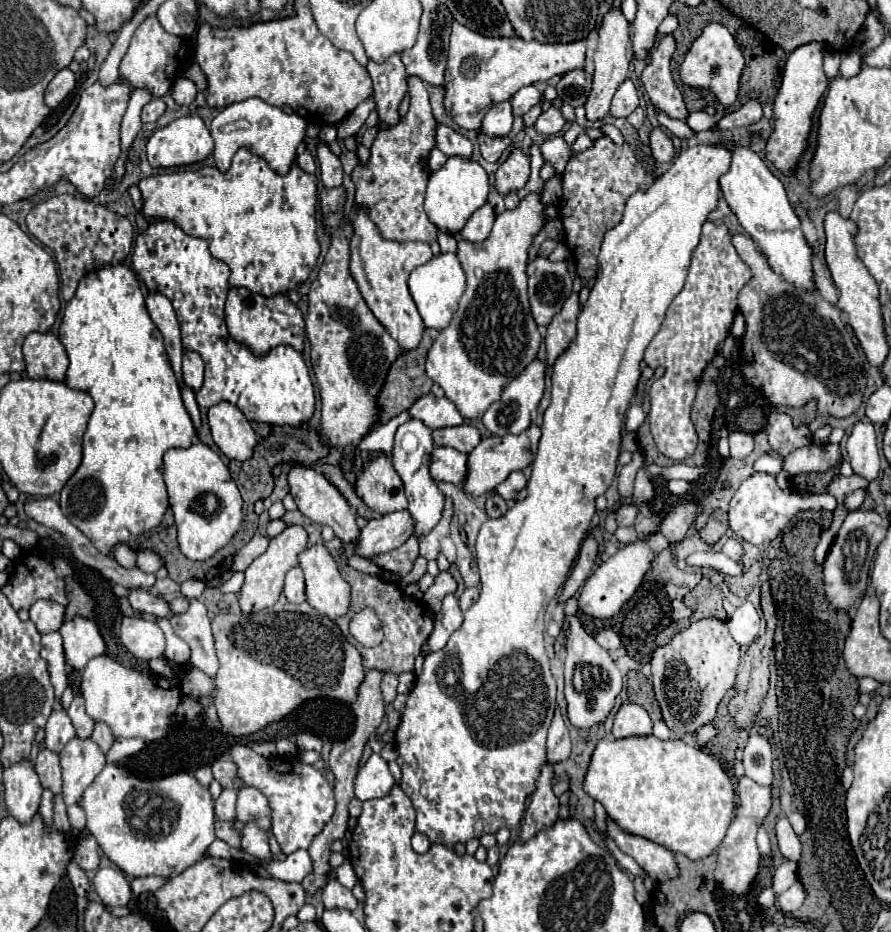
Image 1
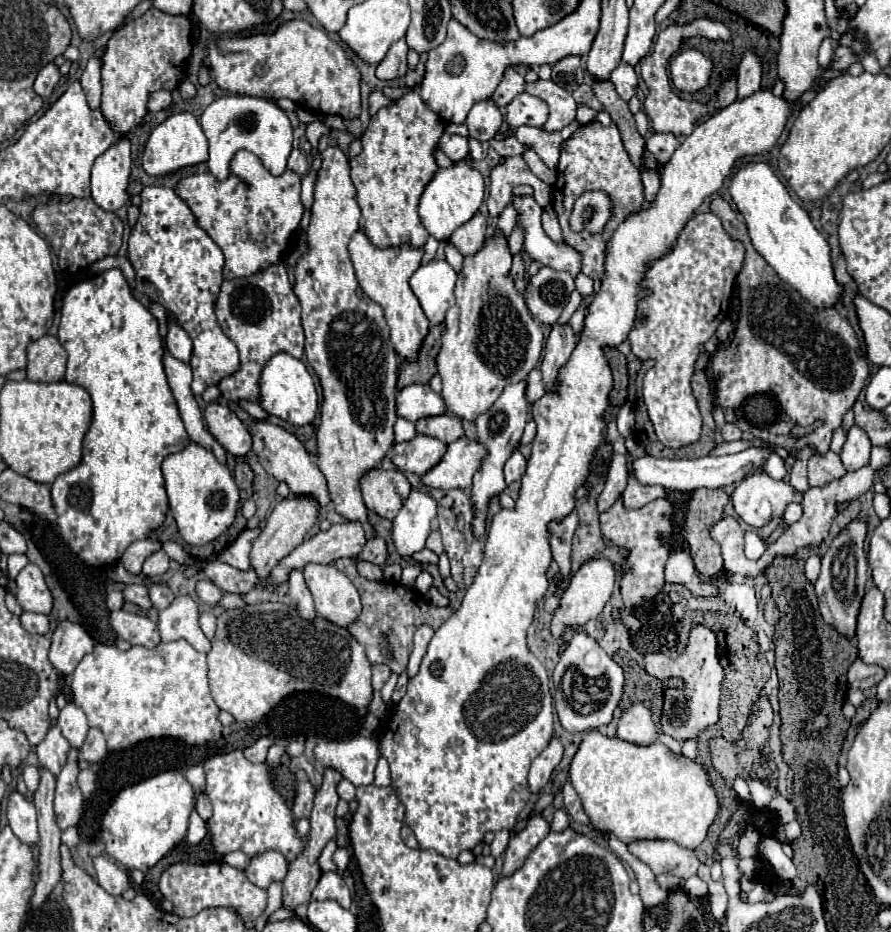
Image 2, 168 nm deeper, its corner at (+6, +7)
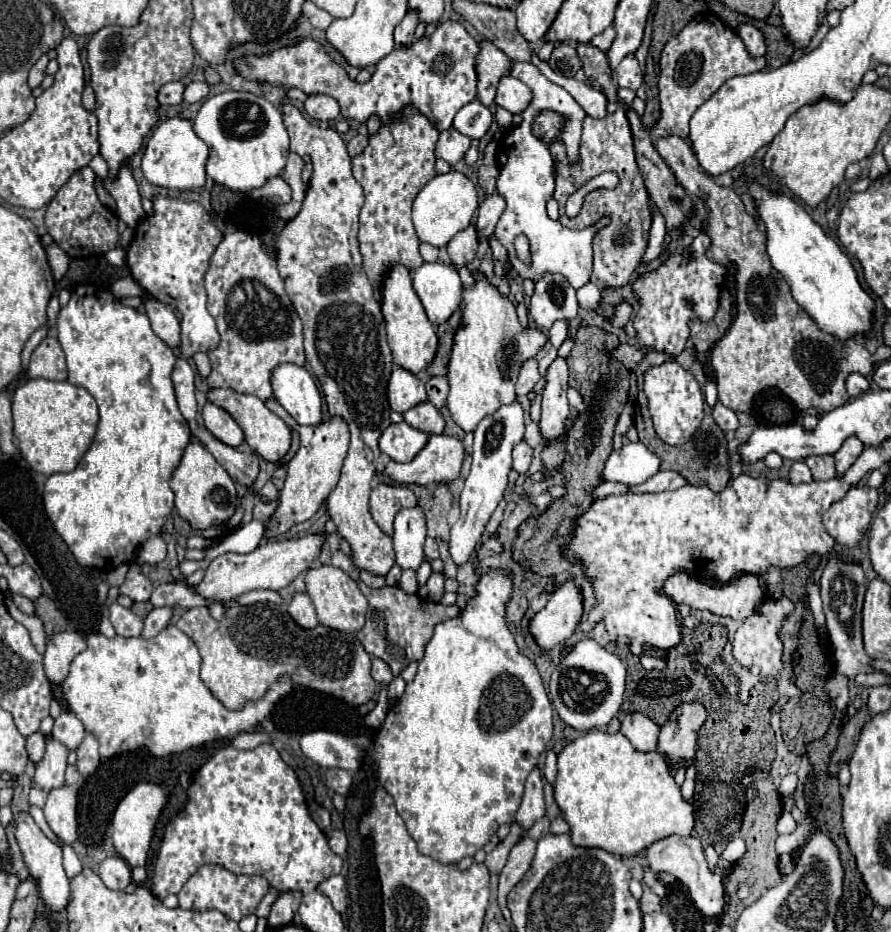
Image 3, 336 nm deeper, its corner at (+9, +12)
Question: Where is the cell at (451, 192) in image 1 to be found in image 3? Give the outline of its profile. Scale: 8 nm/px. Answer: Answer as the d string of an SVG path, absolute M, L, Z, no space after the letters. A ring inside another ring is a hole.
M459 171L435 175L419 191L419 195L413 201L413 225L415 225L419 241L431 243L435 247L447 245L455 233L459 233L461 229L465 229L471 223L473 213L477 211L477 205L479 205L477 187L473 185L473 181L467 175L463 175Z

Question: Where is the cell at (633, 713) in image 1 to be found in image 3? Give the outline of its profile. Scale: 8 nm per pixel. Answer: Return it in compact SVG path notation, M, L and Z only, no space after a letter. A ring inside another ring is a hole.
M629 713L621 721L621 733L637 751L655 751L659 727L645 713Z

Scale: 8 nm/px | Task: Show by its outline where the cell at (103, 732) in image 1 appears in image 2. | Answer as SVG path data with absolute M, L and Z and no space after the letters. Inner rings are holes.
M90 728L86 740L84 740L82 748L80 748L82 758L84 758L86 762L94 764L94 762L100 762L100 760L106 756L106 752L108 752L108 750L106 750L106 740L104 740L102 730Z

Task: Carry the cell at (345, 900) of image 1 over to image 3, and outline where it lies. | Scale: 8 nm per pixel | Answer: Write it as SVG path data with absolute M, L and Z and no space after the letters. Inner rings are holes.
M333 875L325 879L319 885L319 891L331 899L335 911L343 913L347 909L347 889L345 889L345 879L341 875Z

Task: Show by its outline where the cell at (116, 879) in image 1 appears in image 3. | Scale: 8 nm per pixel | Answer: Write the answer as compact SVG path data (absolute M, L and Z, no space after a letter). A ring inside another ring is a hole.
M107 857L99 865L99 877L109 889L125 889L131 883L131 867L121 857Z

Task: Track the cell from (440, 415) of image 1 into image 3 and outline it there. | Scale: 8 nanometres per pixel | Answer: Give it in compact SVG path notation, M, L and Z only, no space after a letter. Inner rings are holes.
M395 367L391 379L389 379L389 387L387 387L387 397L389 397L389 405L393 411L397 413L405 413L407 409L427 401L427 393L425 393L425 381L415 377L413 373Z

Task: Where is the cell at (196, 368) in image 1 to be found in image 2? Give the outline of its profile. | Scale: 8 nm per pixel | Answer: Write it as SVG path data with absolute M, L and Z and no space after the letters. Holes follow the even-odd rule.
M168 320L168 334L166 334L166 350L182 360L182 362L190 362L190 354L192 354L192 342L190 336L186 334L186 330L176 324L174 320Z

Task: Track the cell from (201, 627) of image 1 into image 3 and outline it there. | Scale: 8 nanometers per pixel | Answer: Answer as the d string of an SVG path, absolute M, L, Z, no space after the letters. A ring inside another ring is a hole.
M157 607L153 609L147 617L145 617L145 629L143 629L143 637L151 639L155 635L159 635L171 621L173 617L173 609L171 607Z

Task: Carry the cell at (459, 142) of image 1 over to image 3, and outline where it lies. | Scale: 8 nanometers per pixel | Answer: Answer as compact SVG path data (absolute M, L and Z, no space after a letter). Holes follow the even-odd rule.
M451 127L447 131L441 131L437 147L435 147L435 155L445 159L449 165L455 165L459 159L463 159L469 145L471 145L471 139Z

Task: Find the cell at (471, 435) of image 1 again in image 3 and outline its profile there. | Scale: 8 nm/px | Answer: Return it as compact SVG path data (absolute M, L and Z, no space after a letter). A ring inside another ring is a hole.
M429 401L419 403L417 407L405 411L403 417L405 417L407 425L411 425L419 431L425 431L429 435L441 435L445 429L445 419L443 419L441 411L435 405L431 405Z

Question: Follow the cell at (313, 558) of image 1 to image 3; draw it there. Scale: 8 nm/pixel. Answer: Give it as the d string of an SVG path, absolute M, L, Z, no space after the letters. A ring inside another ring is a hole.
M333 565L311 567L305 575L305 585L307 585L307 593L317 609L317 617L319 617L321 625L337 629L337 631L345 631L345 633L357 633L363 627L365 613L367 613L367 599L359 591L357 583L345 571L341 571Z

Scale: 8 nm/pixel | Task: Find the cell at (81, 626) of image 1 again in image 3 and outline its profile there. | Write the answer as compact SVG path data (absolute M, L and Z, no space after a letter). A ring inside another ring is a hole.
M59 631L49 637L45 649L45 675L53 683L61 683L67 673L69 665L83 649L87 649L83 635L77 631Z

